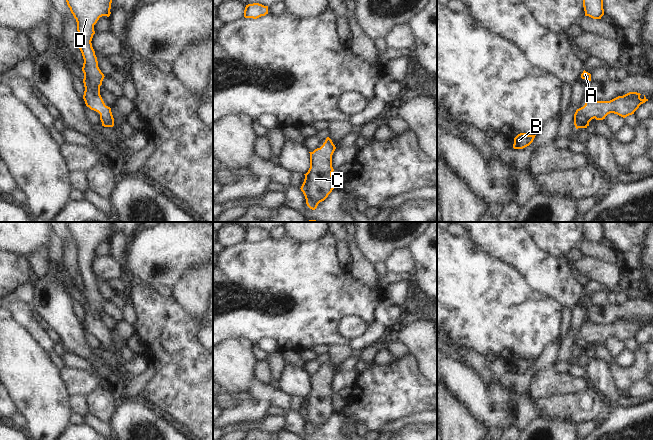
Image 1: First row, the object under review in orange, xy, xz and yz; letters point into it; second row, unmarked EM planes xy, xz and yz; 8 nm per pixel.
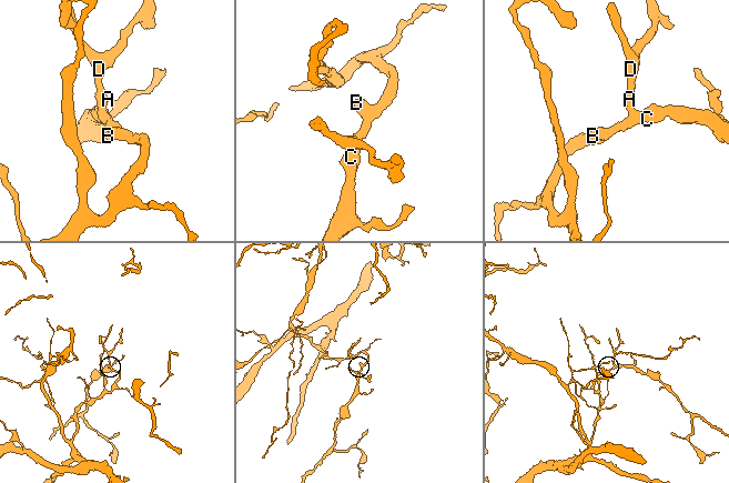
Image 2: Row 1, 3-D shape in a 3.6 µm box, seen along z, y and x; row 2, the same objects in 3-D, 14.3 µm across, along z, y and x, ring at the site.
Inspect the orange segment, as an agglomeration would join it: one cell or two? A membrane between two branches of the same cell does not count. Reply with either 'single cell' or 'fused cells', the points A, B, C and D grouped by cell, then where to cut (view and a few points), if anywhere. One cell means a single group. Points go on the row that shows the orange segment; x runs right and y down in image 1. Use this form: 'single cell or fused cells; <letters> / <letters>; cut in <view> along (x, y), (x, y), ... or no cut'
single cell; A B C D; no cut

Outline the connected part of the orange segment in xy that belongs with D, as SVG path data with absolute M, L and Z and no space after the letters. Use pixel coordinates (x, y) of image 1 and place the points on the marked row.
M66 0L66 2L77 22L78 48L84 59L83 99L87 107L100 114L102 126L113 127L114 118L111 108L105 105L100 95L100 86L105 76L98 67L91 43L95 34L94 25L100 17L109 17L111 14L112 0Z

